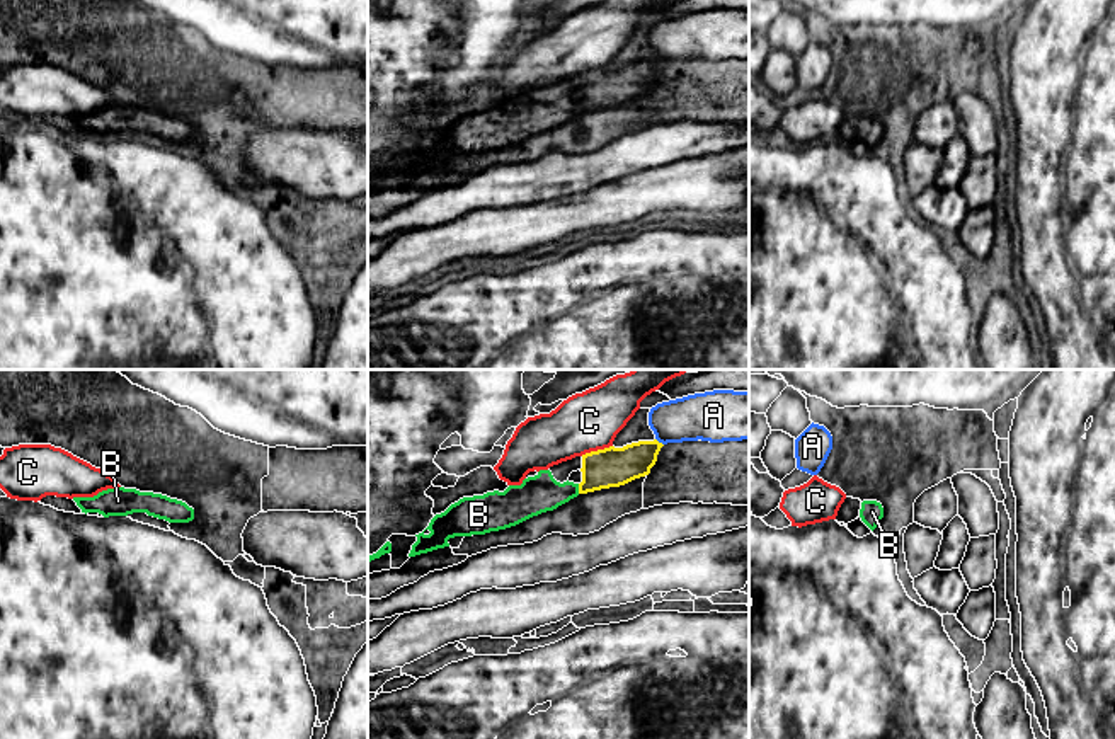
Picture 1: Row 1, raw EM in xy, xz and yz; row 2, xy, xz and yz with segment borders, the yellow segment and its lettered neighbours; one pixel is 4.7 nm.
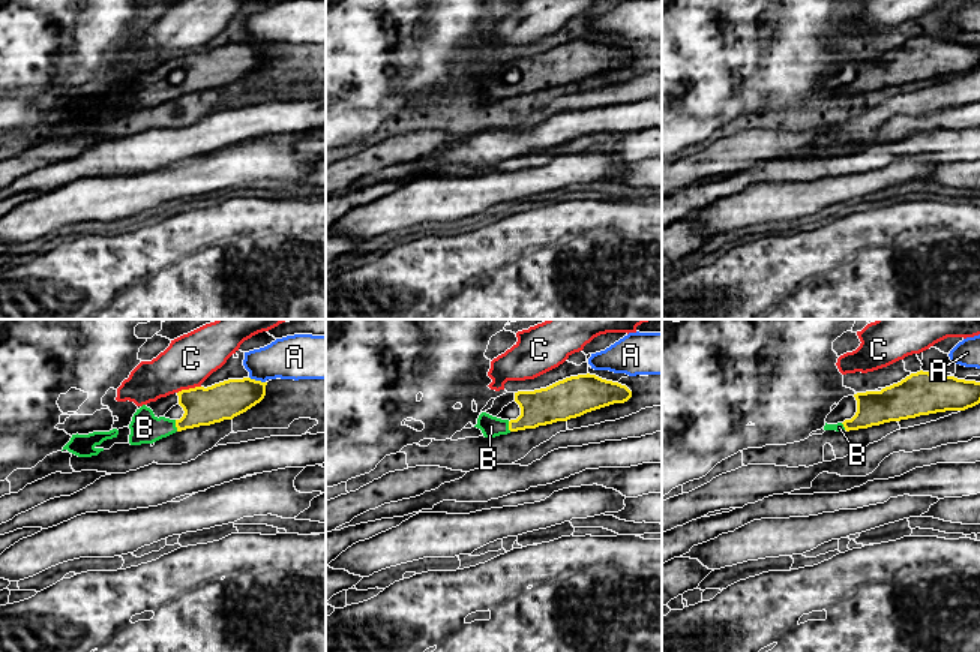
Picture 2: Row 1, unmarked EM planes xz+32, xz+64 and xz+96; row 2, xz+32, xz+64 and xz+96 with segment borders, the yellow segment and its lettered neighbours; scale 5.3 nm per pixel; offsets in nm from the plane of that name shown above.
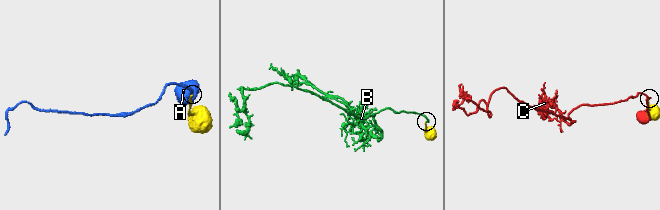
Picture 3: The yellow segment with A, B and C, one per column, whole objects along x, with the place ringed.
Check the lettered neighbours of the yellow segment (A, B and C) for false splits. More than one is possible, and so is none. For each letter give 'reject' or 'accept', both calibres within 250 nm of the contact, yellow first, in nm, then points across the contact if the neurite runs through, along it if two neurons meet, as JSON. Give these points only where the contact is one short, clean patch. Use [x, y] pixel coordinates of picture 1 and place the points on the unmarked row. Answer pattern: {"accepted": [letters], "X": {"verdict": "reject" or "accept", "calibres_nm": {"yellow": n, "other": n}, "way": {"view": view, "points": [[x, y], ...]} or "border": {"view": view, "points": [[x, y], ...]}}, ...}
{"accepted": ["B"], "A": {"verdict": "reject", "calibres_nm": {"yellow": 190, "other": 220}}, "B": {"verdict": "accept", "calibres_nm": {"yellow": 190, "other": 180}, "way": {"view": "xz", "points": [[611, 85], [603, 87], [579, 108], [542, 111]]}}, "C": {"verdict": "reject", "calibres_nm": {"yellow": 190, "other": 280}}}

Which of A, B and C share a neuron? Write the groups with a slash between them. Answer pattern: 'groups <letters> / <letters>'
groups A / B / C

